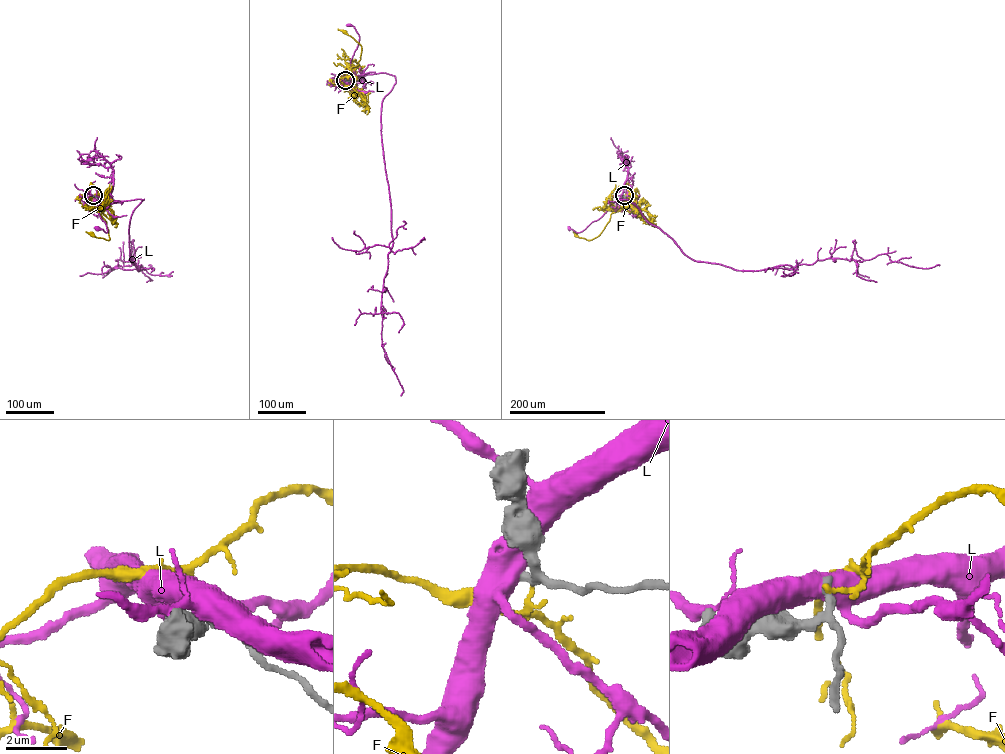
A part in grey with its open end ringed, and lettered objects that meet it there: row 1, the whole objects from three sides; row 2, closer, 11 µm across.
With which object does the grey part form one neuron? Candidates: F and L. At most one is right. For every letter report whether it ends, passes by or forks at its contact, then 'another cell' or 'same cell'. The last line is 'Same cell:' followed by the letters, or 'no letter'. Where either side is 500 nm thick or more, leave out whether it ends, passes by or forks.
F: it passes by; another cell
L: another cell
Same cell: no letter

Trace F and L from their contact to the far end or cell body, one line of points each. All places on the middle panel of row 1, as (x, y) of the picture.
F: (345, 81), (355, 88), (350, 69), (358, 64), (361, 47), (343, 31)
L: (345, 80), (358, 76), (350, 64), (359, 36), (354, 27), (349, 25)

